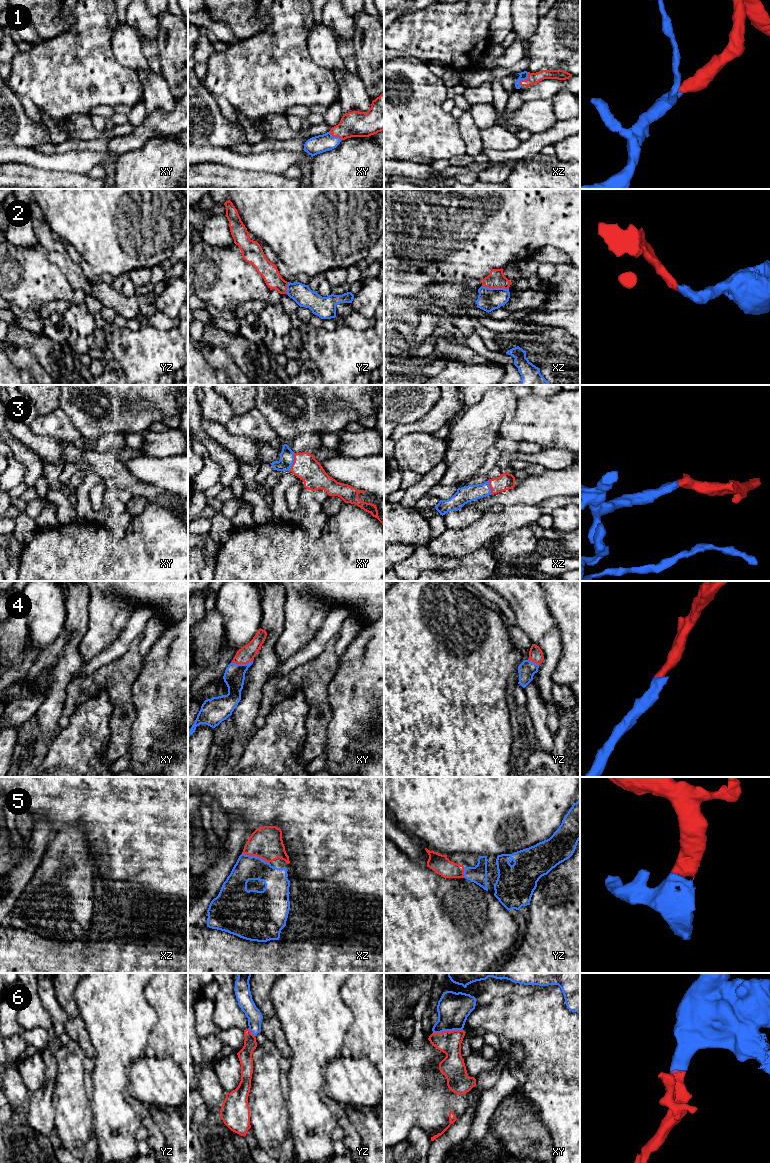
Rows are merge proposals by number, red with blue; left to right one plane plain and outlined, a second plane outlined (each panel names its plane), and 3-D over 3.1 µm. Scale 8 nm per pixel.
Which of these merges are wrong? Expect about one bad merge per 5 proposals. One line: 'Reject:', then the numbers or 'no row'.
Reject: no row

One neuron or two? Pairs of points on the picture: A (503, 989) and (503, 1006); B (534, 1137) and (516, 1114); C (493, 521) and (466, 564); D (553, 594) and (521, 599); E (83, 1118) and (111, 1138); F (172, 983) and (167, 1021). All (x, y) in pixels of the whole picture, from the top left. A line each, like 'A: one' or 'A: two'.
A: two
B: one
C: two
D: two
E: two
F: one

